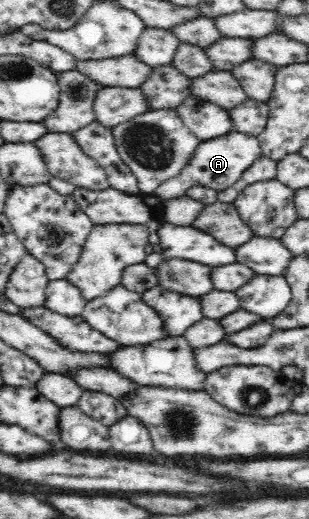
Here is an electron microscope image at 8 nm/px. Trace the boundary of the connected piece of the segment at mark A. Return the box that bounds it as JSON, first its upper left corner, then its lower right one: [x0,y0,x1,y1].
[152,130,262,201]

